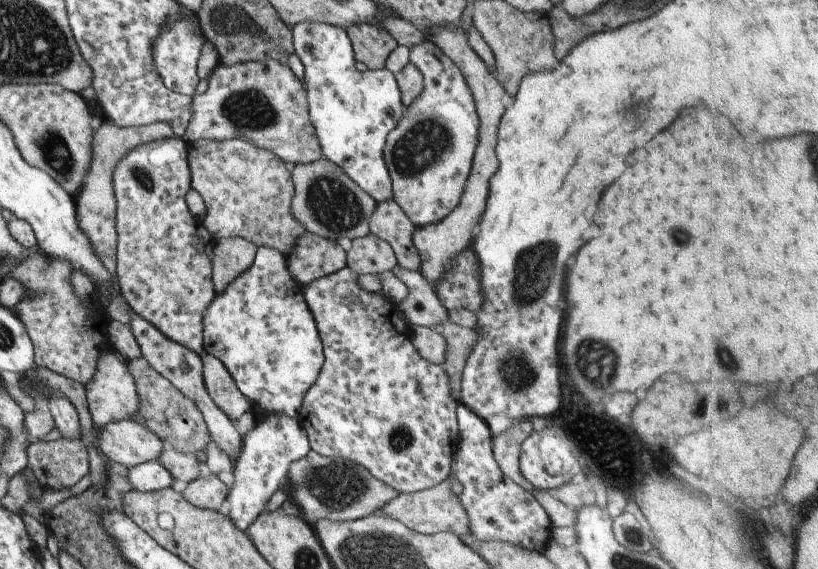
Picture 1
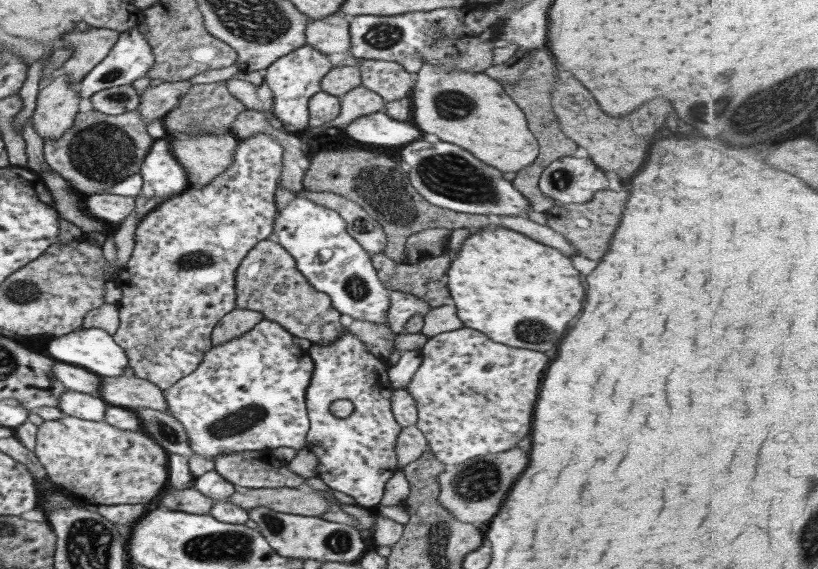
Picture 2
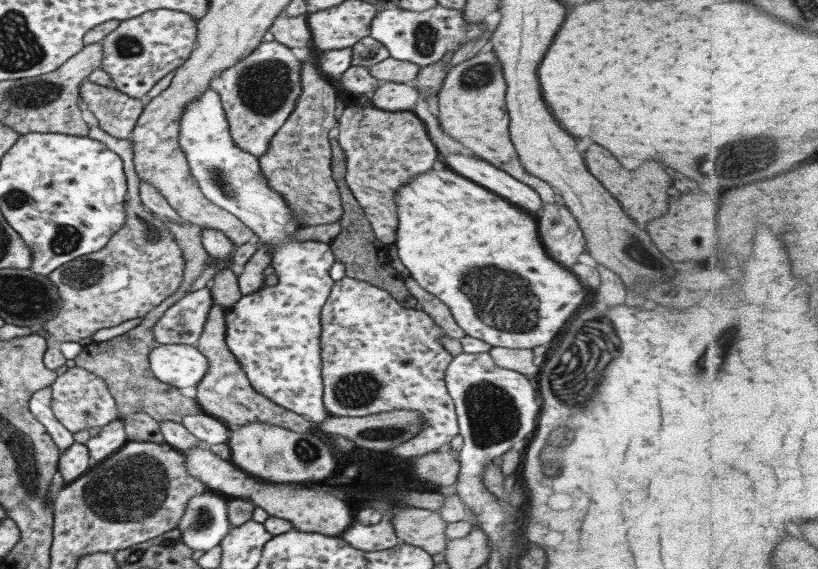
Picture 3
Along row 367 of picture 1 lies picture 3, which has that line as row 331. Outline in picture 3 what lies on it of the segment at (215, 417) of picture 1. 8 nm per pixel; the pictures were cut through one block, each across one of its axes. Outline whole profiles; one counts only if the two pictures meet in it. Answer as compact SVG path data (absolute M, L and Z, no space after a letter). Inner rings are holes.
M207 287L186 294L156 321L154 340L160 345L196 345L212 306L211 289Z

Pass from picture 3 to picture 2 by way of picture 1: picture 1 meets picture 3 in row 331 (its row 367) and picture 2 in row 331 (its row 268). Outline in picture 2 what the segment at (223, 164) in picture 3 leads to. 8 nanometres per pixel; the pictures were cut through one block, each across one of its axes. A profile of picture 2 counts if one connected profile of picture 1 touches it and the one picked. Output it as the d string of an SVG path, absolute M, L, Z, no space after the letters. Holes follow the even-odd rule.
M261 320L242 336L213 346L192 374L164 391L168 413L184 425L194 454L214 460L224 453L266 453L280 447L299 451L307 446L310 421L305 396L314 362L307 350L294 345L294 339L295 336L277 322Z

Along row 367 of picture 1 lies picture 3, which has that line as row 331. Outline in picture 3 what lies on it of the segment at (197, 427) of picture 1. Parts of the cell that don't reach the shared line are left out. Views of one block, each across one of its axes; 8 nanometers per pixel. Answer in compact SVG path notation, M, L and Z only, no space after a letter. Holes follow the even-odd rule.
M157 216L157 218L172 232L174 240L178 242L185 260L185 270L183 274L183 282L178 290L172 296L169 296L164 302L153 308L141 319L140 324L136 325L132 331L117 336L115 339L106 342L92 342L81 350L76 356L74 362L80 368L85 368L100 376L104 380L104 384L110 390L110 394L116 400L117 408L122 417L134 413L145 412L157 420L159 423L164 421L172 421L182 423L182 417L186 415L195 415L204 412L200 408L197 400L183 396L178 388L160 382L154 372L150 368L148 361L149 353L152 349L158 347L158 342L154 340L154 324L164 315L170 306L176 304L176 301L188 294L188 289L192 285L192 281L202 273L202 269L206 267L210 256L204 246L202 246L202 227L188 224L175 224L168 218Z

